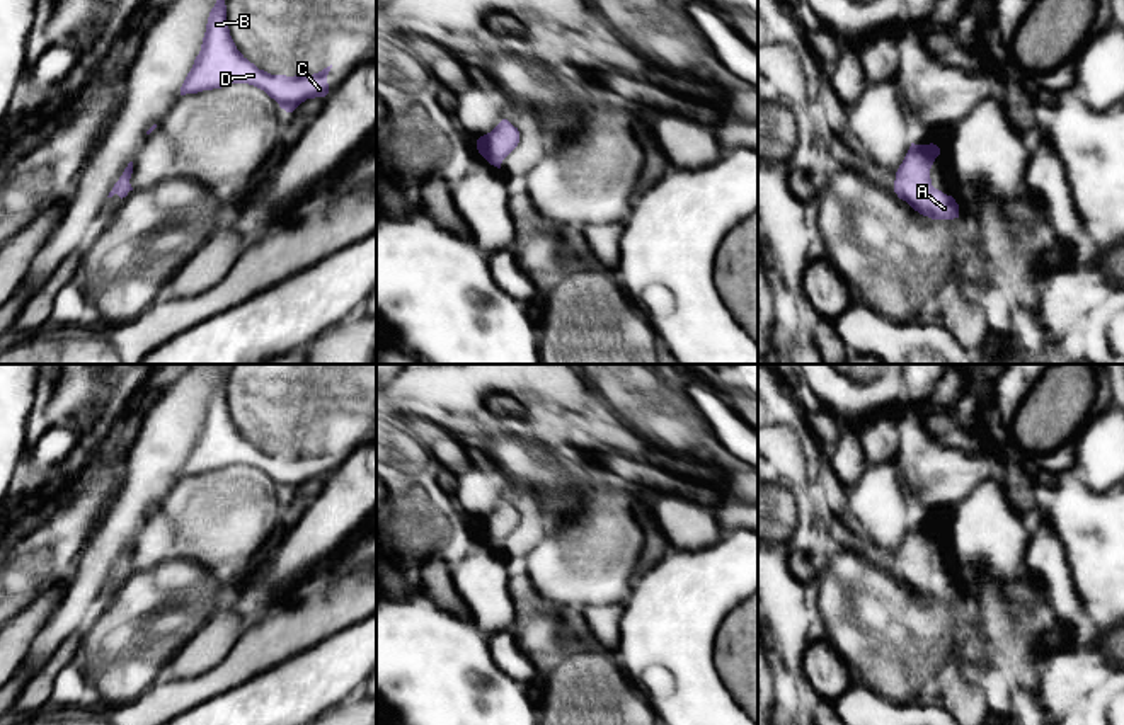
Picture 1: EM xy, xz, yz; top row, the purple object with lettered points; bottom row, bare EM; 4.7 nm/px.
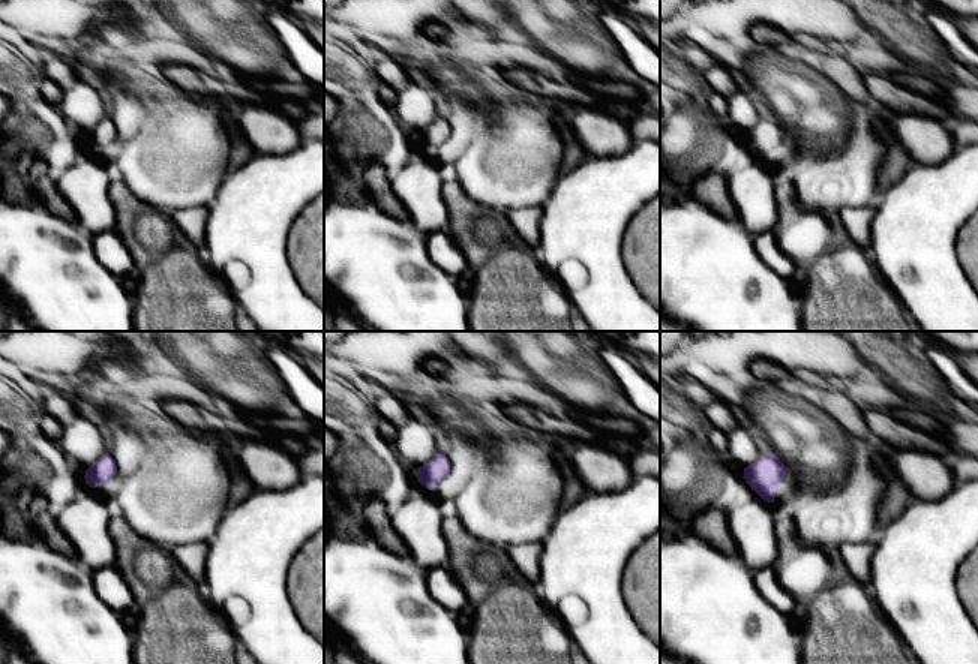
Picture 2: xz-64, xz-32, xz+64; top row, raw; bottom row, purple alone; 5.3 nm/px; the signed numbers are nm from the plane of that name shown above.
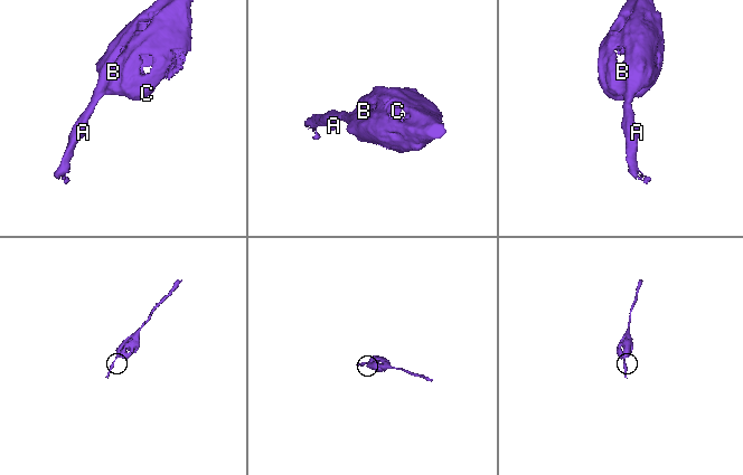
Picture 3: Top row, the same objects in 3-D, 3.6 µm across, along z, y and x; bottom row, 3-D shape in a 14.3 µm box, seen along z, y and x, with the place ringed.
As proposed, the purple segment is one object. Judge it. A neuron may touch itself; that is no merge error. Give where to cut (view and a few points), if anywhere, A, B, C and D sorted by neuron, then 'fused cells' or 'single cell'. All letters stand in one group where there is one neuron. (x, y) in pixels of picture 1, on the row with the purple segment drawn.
no cut; A B C D; single cell

